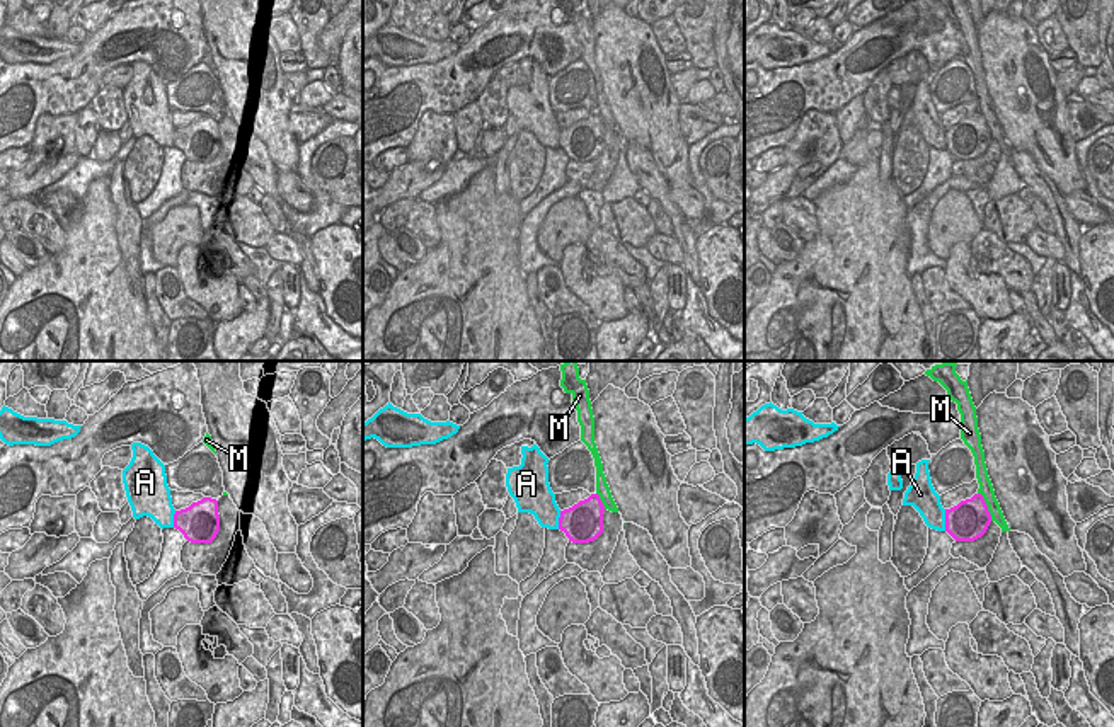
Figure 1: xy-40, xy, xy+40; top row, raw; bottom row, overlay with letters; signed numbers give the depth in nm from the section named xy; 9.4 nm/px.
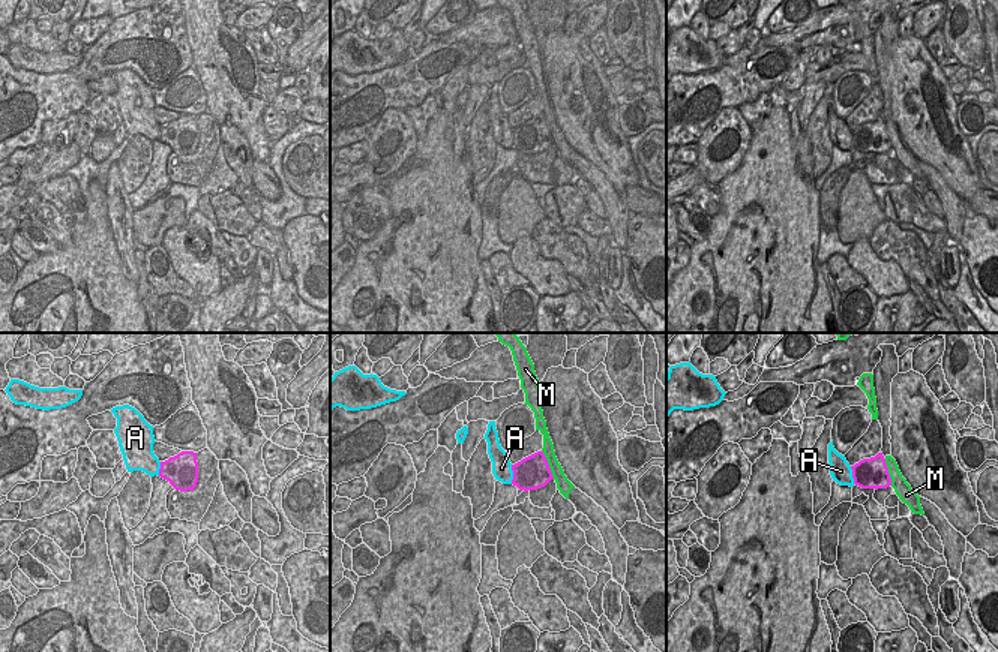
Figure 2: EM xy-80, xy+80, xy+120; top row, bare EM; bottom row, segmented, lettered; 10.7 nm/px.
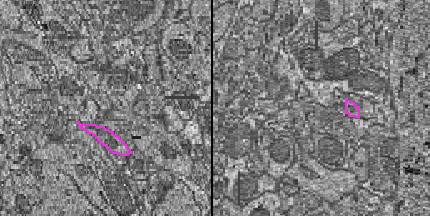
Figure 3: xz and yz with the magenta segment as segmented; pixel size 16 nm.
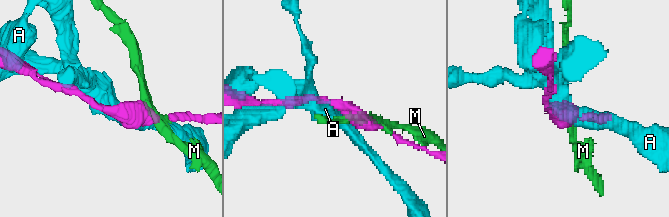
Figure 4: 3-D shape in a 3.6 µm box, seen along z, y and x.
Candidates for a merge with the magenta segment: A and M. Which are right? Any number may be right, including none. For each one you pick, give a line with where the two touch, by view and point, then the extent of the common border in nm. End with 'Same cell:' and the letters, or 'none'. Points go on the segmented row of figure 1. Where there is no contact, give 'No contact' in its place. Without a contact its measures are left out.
Same cell: none.

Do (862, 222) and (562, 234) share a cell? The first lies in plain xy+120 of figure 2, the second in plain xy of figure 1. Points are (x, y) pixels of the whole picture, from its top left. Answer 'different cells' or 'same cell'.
same cell

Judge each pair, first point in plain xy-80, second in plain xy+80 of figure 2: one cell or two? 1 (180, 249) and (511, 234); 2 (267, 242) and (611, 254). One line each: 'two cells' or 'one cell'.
1: two cells
2: two cells

